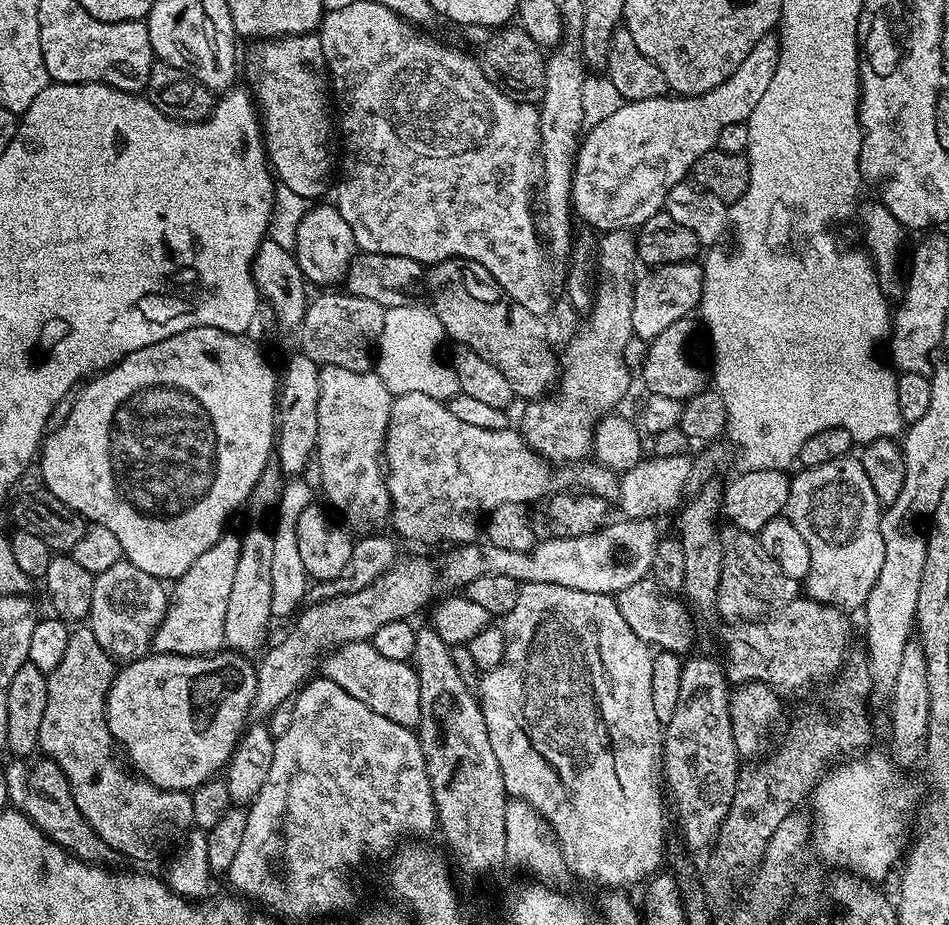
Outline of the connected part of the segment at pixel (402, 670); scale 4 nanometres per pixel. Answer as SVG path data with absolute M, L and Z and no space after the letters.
M359 640L343 644L335 652L327 653L322 660L322 672L330 682L342 686L346 694L370 706L374 714L382 714L390 718L390 722L398 722L398 726L415 729L419 725L418 674L409 661L385 658L384 655L378 654L378 650L371 642Z

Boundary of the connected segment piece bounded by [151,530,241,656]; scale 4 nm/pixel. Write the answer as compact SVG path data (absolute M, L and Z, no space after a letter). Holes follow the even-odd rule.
M225 531L206 554L194 558L194 566L174 581L170 592L168 609L152 639L152 652L169 652L179 656L208 656L225 647L226 608L233 585L234 570L239 562L241 537ZM176 588L176 589L175 589Z

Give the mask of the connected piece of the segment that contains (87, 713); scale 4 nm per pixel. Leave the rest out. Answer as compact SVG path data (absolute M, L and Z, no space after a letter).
M73 627L68 633L62 662L58 662L58 666L47 673L46 710L42 713L42 730L38 730L38 748L47 759L56 763L62 774L66 774L82 818L90 822L90 826L98 834L98 838L106 842L106 846L113 848L121 857L152 860L159 852L167 853L193 827L194 806L188 792L175 792L154 786L126 763L104 717L108 691L117 671L112 657L106 650L102 650L102 646L98 646L98 638L94 638L91 628Z

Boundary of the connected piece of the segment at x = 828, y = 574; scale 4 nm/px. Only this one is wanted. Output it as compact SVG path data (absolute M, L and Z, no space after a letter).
M852 454L799 471L791 477L790 498L786 498L783 515L798 526L798 534L810 546L810 574L803 587L820 604L841 610L863 609L878 574L882 574L882 558L886 558L878 494L874 494L862 462Z

